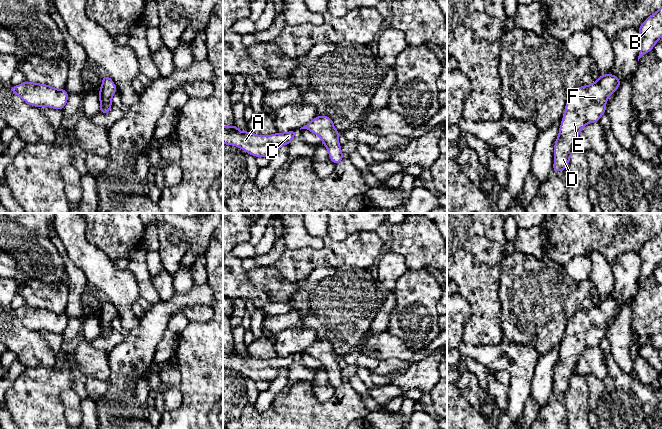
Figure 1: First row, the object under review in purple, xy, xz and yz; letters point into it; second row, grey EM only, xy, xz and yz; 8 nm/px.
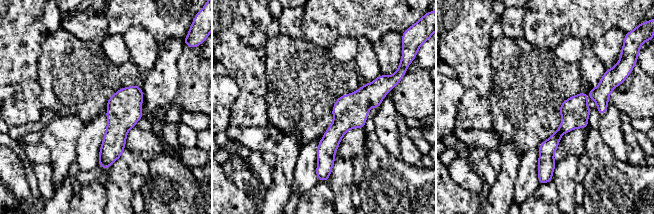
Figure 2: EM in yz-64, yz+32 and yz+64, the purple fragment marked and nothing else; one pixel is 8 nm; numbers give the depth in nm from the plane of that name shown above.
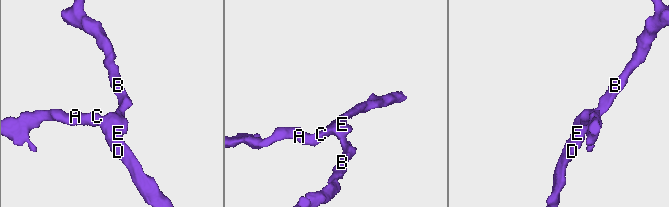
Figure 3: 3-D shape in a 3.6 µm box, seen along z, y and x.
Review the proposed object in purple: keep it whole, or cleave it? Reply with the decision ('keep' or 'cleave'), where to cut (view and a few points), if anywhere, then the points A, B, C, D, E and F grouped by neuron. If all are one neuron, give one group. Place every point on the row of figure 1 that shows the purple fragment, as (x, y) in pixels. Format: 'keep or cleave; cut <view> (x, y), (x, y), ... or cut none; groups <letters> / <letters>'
keep; cut none; groups A B C D E F

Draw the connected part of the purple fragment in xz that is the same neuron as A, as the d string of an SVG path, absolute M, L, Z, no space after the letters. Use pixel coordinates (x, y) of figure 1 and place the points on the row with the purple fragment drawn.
M233 124L231 127L223 125L223 144L234 145L243 149L254 157L272 157L280 145L289 145L298 131L292 130L286 133L276 132L273 135L261 136L250 132L243 133Z

